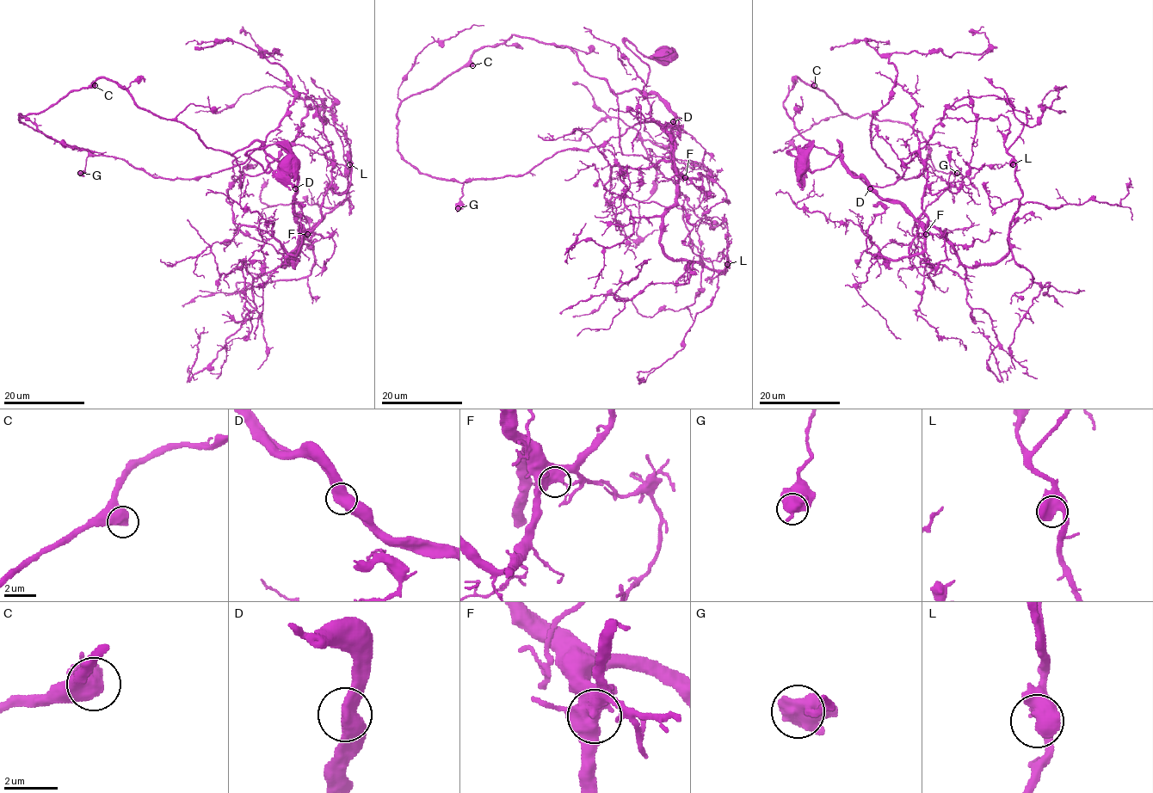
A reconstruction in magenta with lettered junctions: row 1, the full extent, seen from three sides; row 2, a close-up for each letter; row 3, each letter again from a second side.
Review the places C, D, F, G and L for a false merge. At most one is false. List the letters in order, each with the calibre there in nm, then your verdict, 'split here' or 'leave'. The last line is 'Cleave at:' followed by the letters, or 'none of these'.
C: 600 nm thick; leave
D: 600 nm thick; leave
F: 550 nm thick; leave
G: 600 nm thick; leave
L: 600 nm thick; leave
Cleave at: none of these

